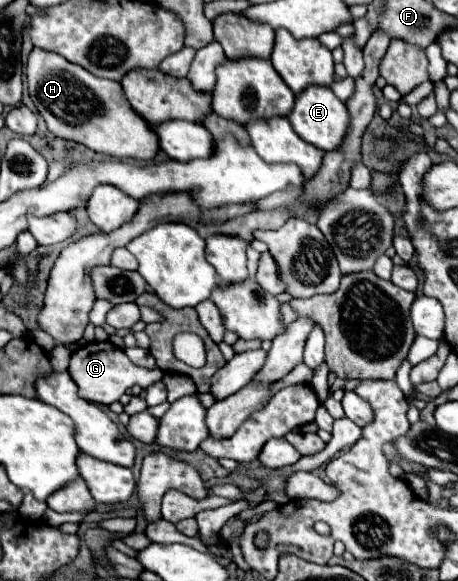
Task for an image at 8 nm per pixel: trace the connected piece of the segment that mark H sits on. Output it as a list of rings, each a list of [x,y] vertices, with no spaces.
[[[34,47],[28,57],[26,77],[30,97],[52,135],[82,143],[88,149],[114,159],[152,161],[160,151],[156,133],[130,107],[120,83],[94,77],[84,67],[38,47]]]

